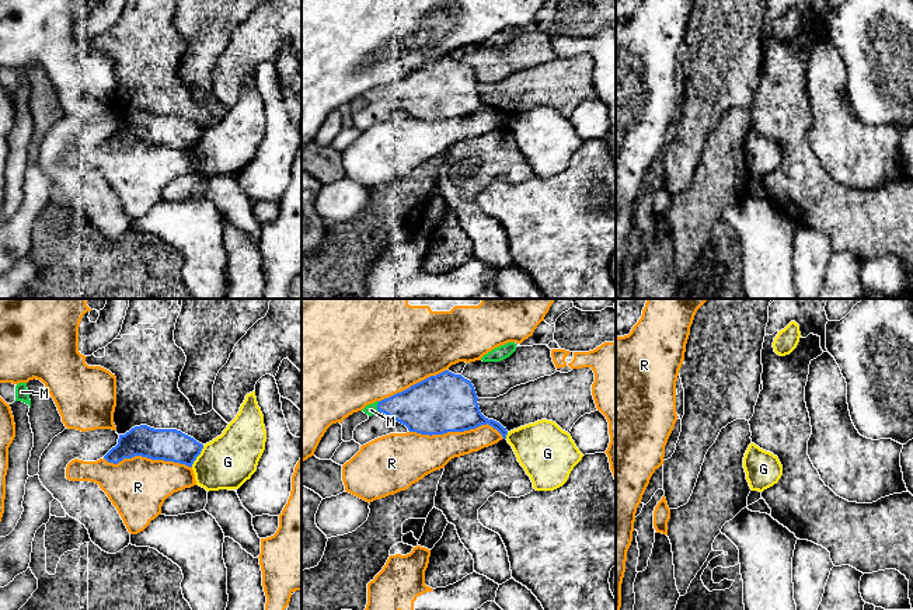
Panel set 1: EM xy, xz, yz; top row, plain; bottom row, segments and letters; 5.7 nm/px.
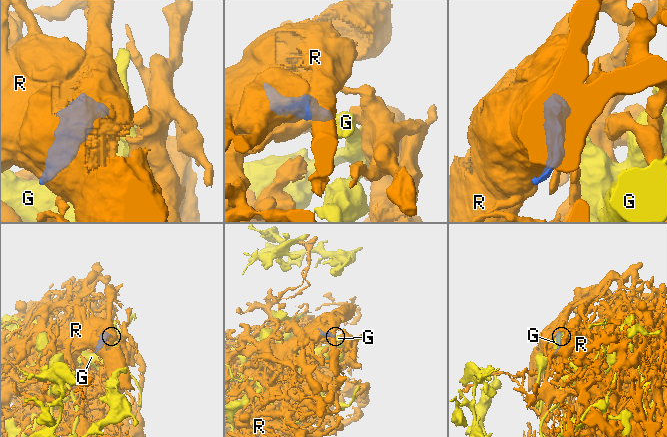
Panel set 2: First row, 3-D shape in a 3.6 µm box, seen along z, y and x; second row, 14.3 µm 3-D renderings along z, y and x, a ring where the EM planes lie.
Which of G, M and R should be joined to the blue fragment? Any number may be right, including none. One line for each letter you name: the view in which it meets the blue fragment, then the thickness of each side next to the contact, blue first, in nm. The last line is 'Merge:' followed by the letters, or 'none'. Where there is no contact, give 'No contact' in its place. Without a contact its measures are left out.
M: Touches blue in xz. Thickness 280 nm (blue) against 70 nm
Merge: M

